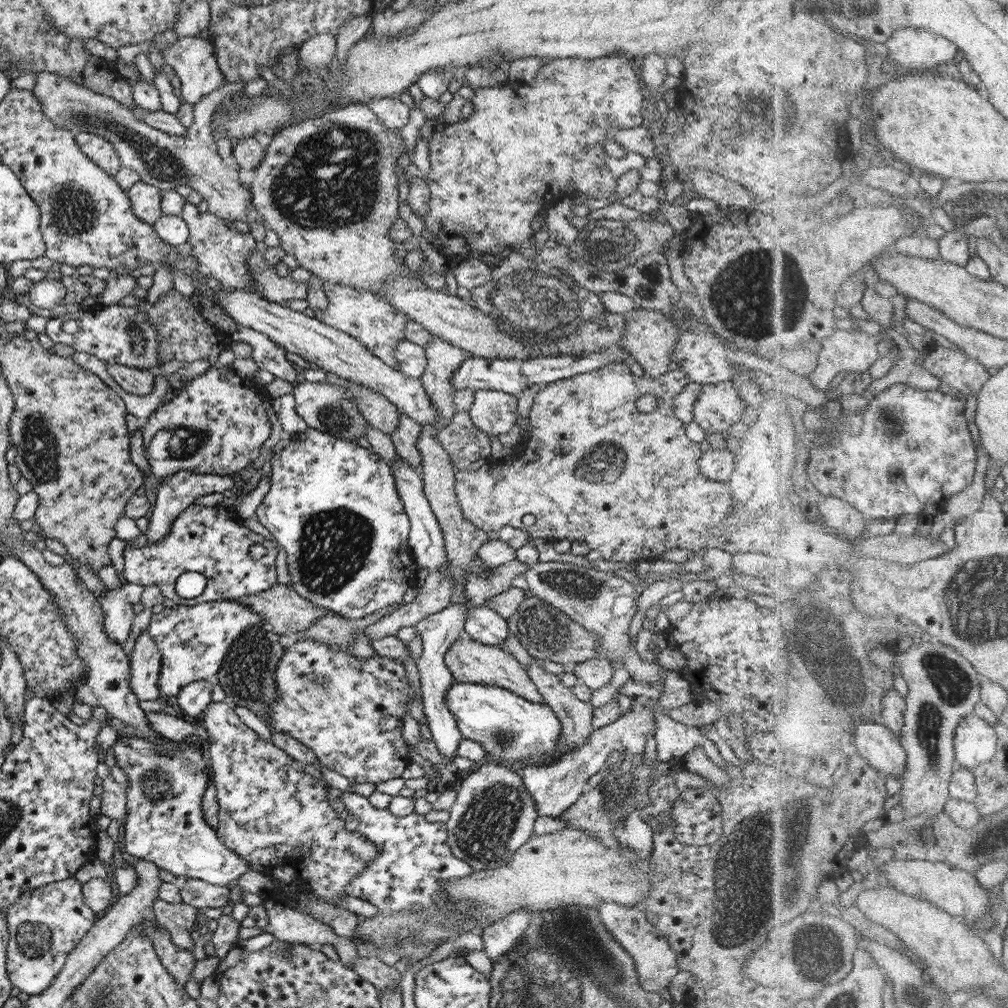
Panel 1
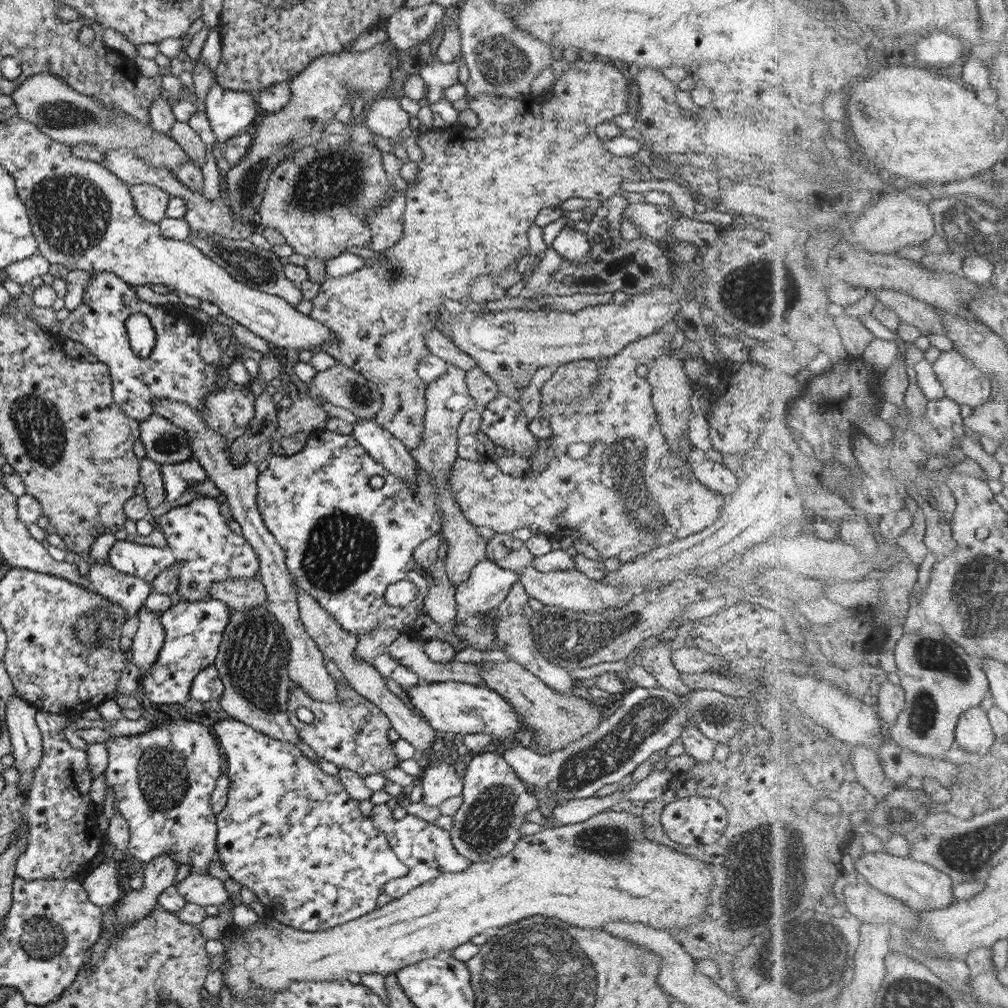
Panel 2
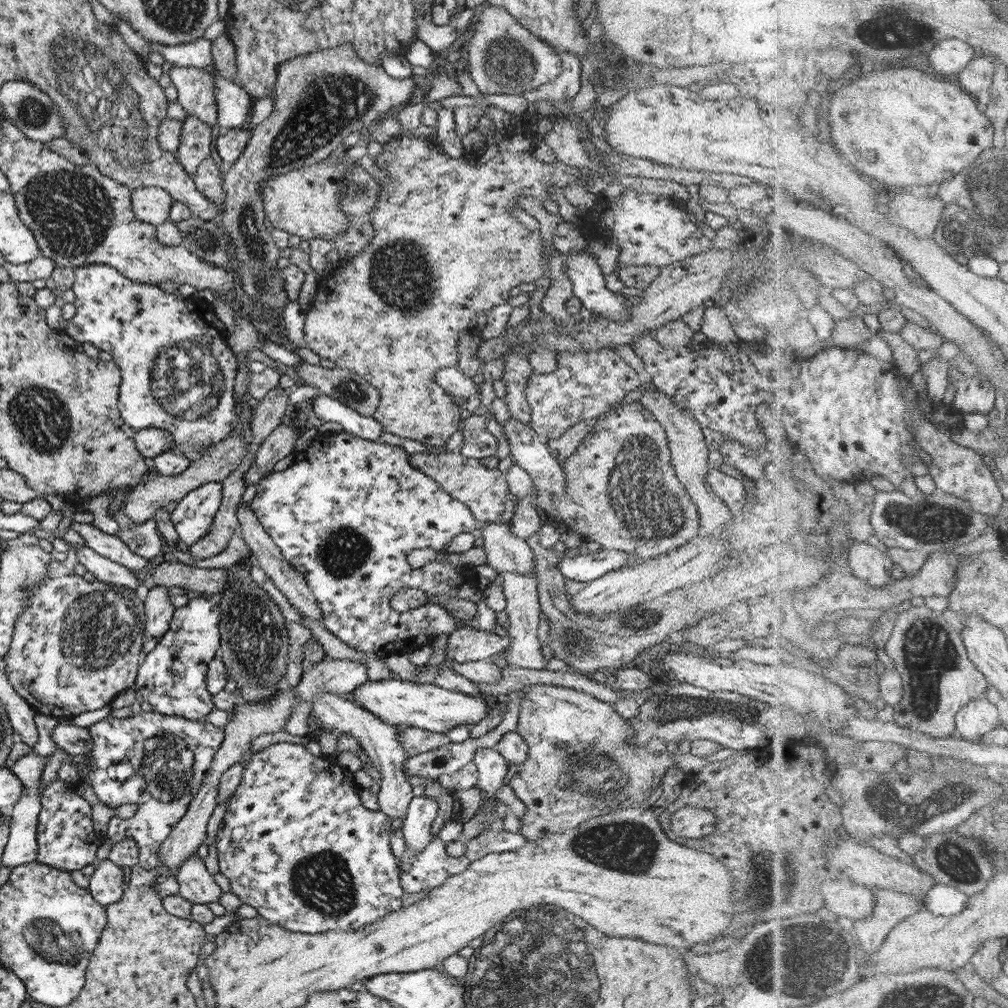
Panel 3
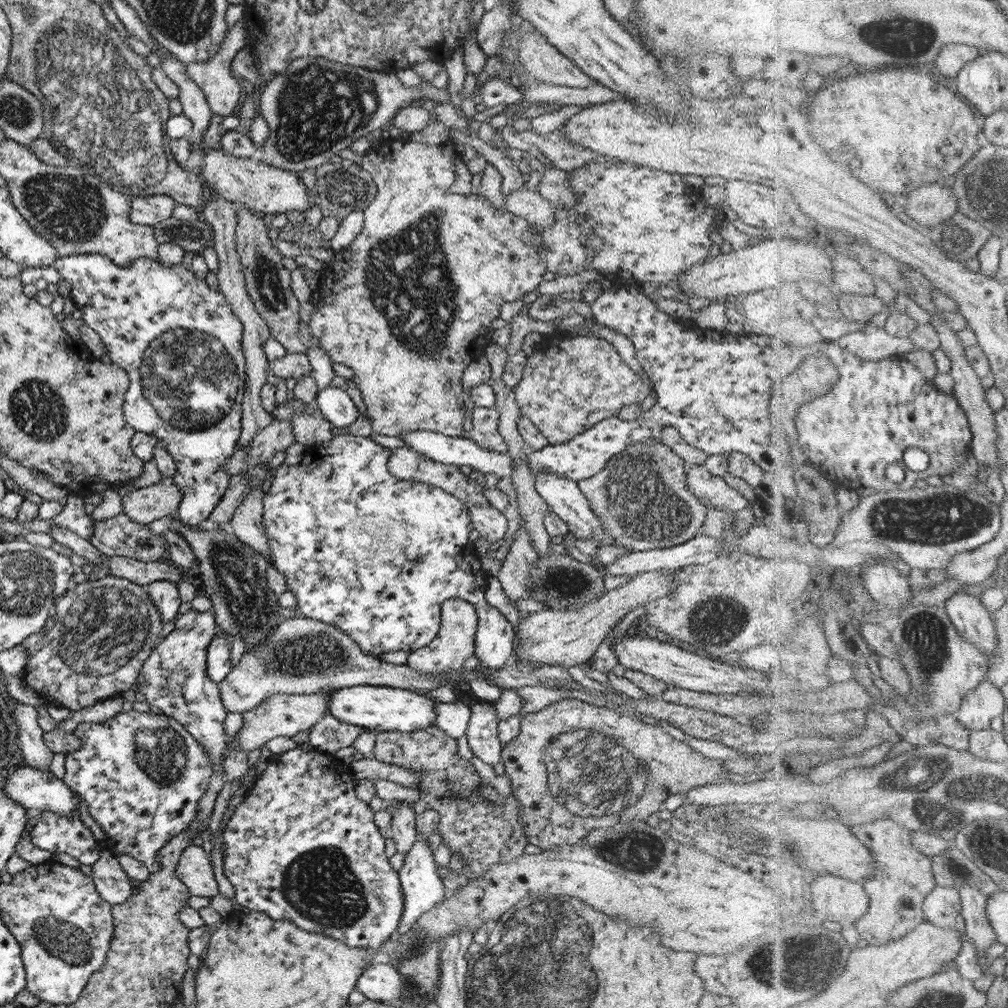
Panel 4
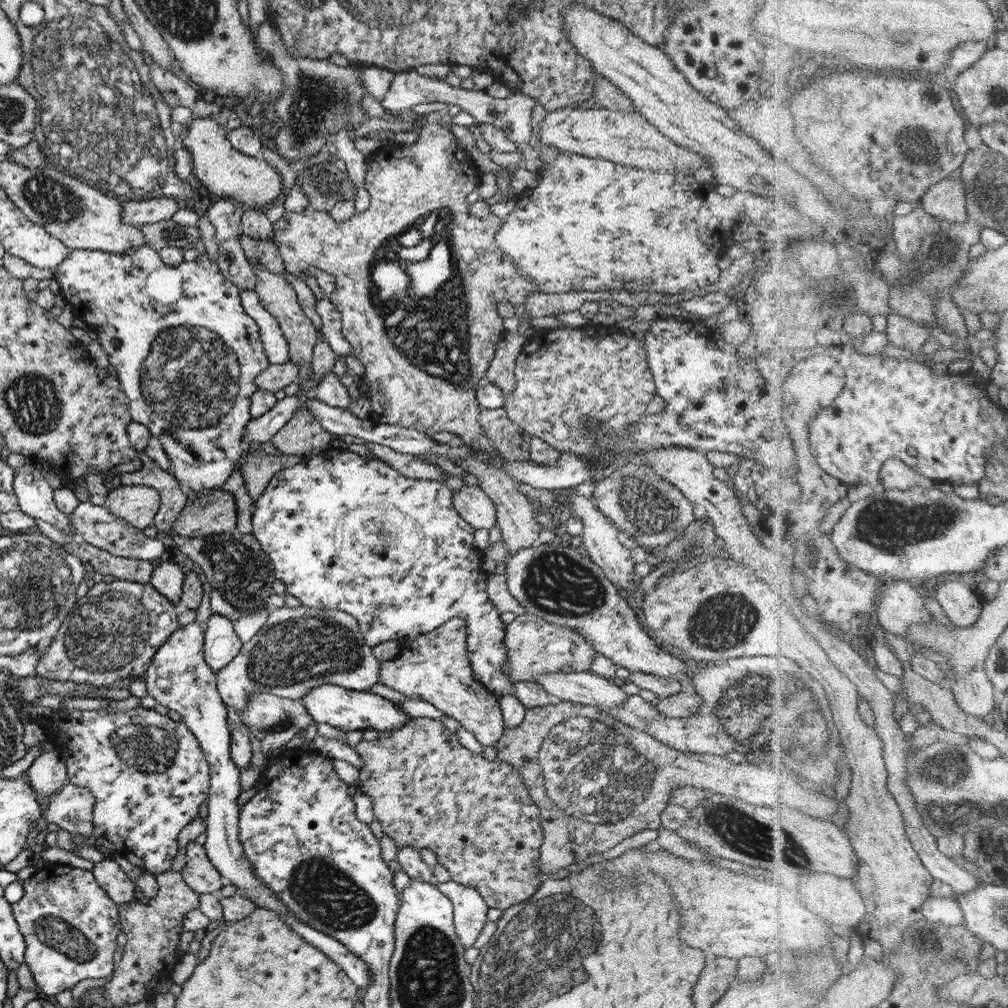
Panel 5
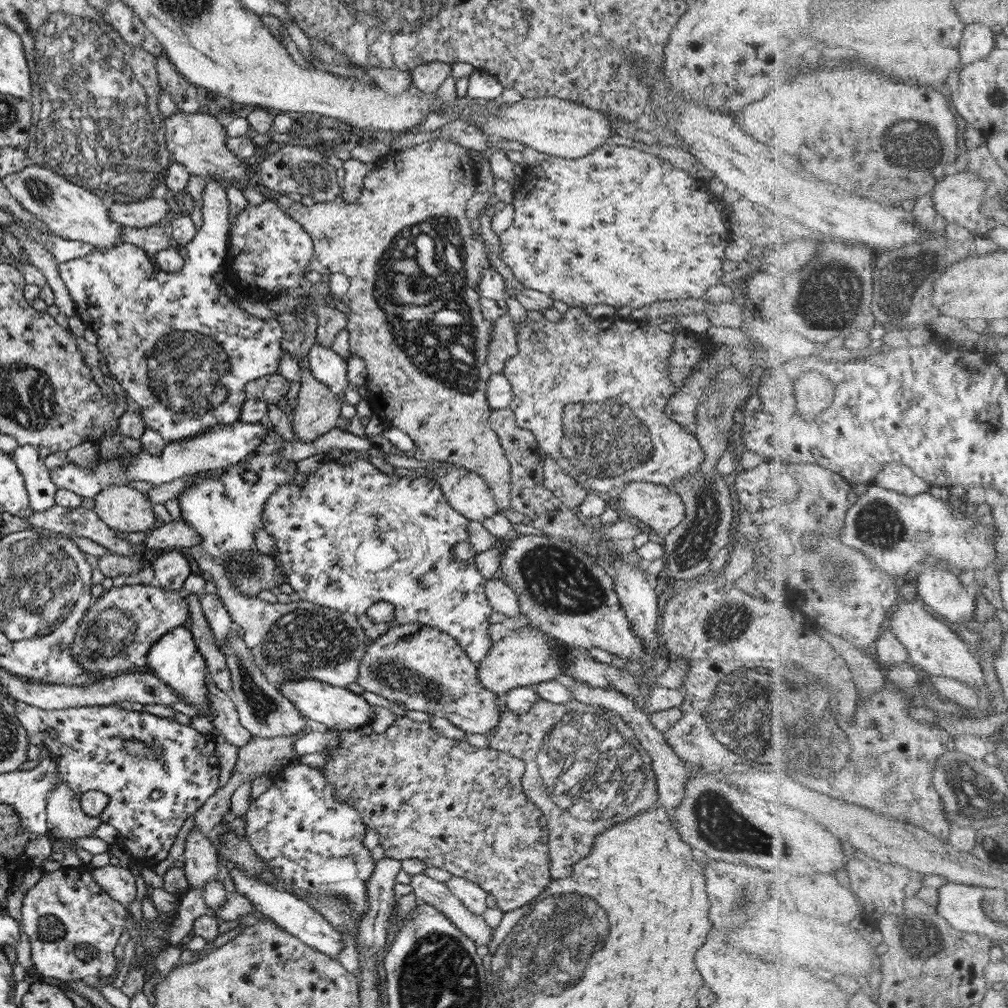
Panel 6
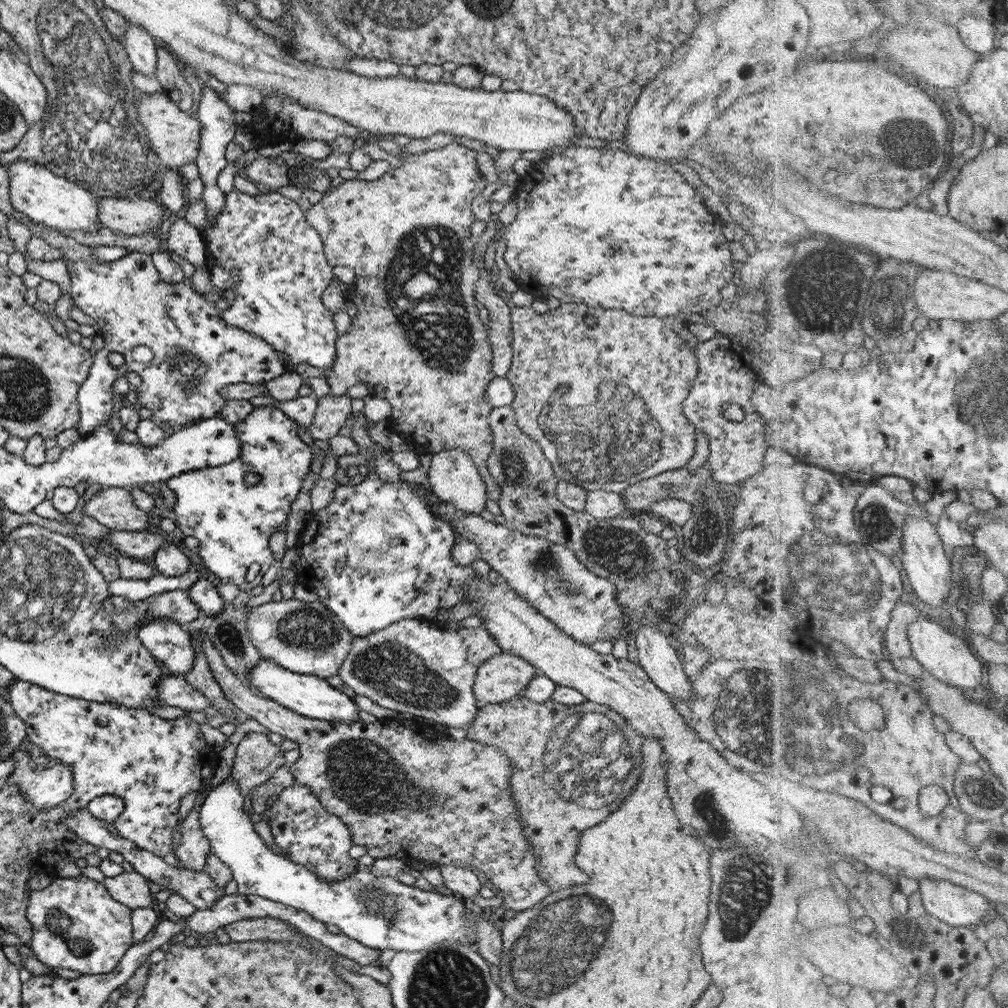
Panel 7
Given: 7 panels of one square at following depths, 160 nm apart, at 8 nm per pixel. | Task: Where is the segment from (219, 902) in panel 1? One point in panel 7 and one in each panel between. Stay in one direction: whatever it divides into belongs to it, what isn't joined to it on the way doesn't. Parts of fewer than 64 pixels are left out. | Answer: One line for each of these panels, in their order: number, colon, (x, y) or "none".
2: (201, 889)
3: (196, 885)
4: (193, 869)
5: (198, 873)
6: (200, 862)
7: (192, 851)

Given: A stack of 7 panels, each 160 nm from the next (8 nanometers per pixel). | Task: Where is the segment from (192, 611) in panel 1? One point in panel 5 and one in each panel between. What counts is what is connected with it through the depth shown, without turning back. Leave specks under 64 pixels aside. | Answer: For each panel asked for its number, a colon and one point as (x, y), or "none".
2: (192, 630)
3: (171, 677)
4: (173, 678)
5: (177, 677)

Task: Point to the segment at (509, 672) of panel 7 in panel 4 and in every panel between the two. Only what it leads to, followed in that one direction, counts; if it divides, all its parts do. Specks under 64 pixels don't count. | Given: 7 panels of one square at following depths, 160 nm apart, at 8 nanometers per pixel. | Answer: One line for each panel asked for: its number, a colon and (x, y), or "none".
4: (568, 637)
5: (534, 647)
6: (525, 656)

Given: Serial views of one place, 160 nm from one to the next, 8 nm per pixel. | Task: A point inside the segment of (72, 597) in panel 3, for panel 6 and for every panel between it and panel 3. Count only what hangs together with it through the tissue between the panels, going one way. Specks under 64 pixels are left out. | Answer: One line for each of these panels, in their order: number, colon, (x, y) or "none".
4: (102, 631)
5: (112, 637)
6: (117, 630)

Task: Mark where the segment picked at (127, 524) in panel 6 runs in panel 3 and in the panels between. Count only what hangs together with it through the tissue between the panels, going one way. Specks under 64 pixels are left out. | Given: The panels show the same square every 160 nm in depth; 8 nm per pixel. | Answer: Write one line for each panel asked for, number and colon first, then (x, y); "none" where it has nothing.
3: (216, 462)
4: (142, 505)
5: (137, 505)

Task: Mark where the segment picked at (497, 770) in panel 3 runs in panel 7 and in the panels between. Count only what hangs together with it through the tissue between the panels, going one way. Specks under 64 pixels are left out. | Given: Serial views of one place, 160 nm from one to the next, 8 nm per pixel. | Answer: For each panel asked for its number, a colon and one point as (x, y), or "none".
4: (481, 734)
5: (434, 667)
6: (413, 666)
7: (422, 667)

